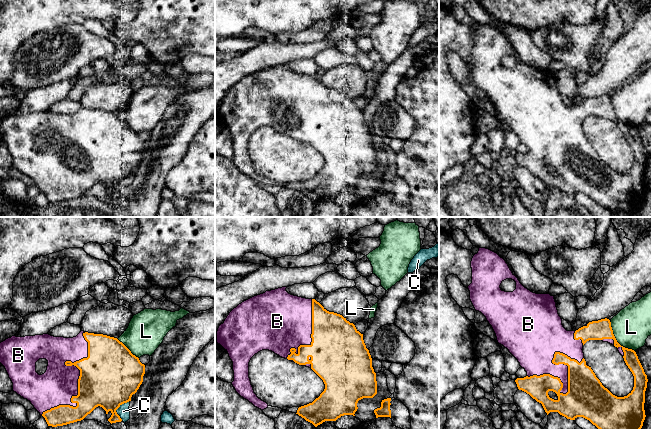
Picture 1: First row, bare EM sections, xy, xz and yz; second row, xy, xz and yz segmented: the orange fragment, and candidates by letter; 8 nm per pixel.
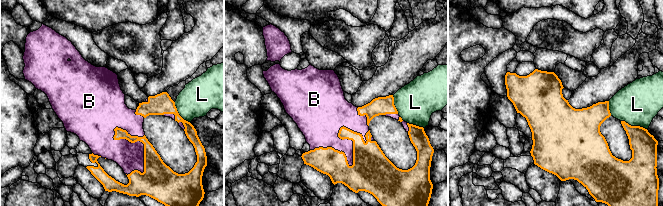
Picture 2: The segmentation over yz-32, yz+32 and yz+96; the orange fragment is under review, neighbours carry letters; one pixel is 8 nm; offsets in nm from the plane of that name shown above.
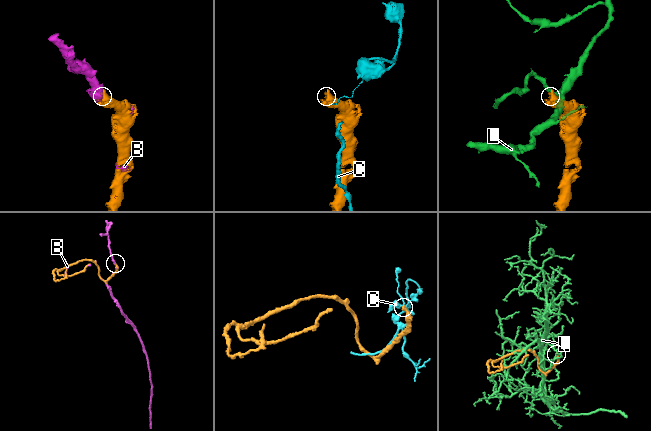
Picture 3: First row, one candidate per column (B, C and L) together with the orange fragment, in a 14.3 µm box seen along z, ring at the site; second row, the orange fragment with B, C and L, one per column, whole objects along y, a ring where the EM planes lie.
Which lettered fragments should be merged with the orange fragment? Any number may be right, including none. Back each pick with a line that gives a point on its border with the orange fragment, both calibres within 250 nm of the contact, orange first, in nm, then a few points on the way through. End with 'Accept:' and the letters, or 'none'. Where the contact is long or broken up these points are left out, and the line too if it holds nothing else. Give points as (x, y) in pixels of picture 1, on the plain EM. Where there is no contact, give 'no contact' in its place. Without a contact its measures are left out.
B: xy (78, 161) | 460/300 nm
Accept: B

